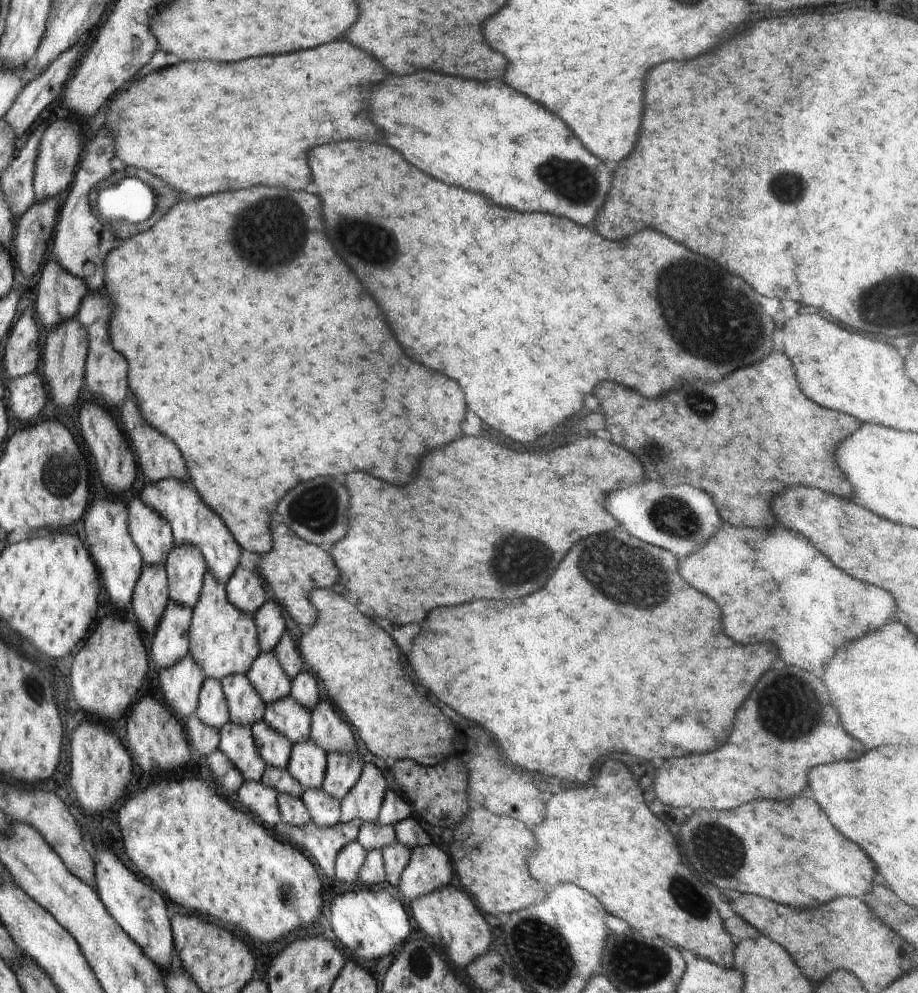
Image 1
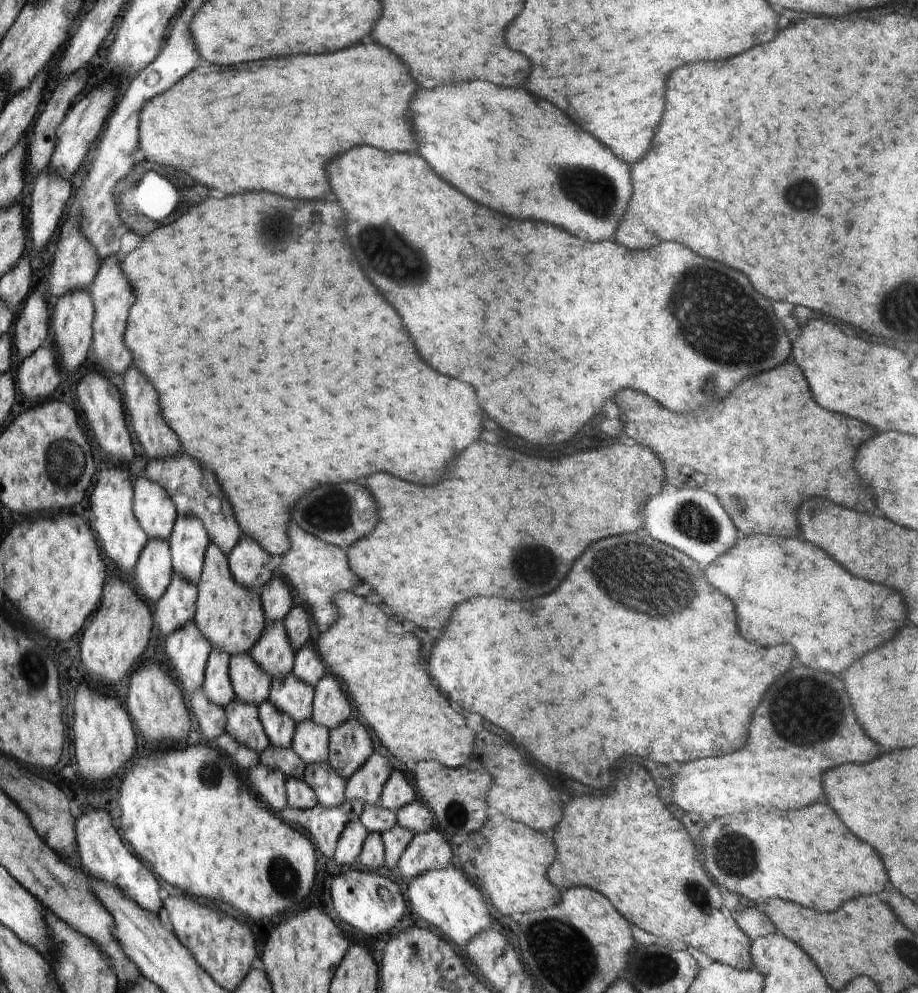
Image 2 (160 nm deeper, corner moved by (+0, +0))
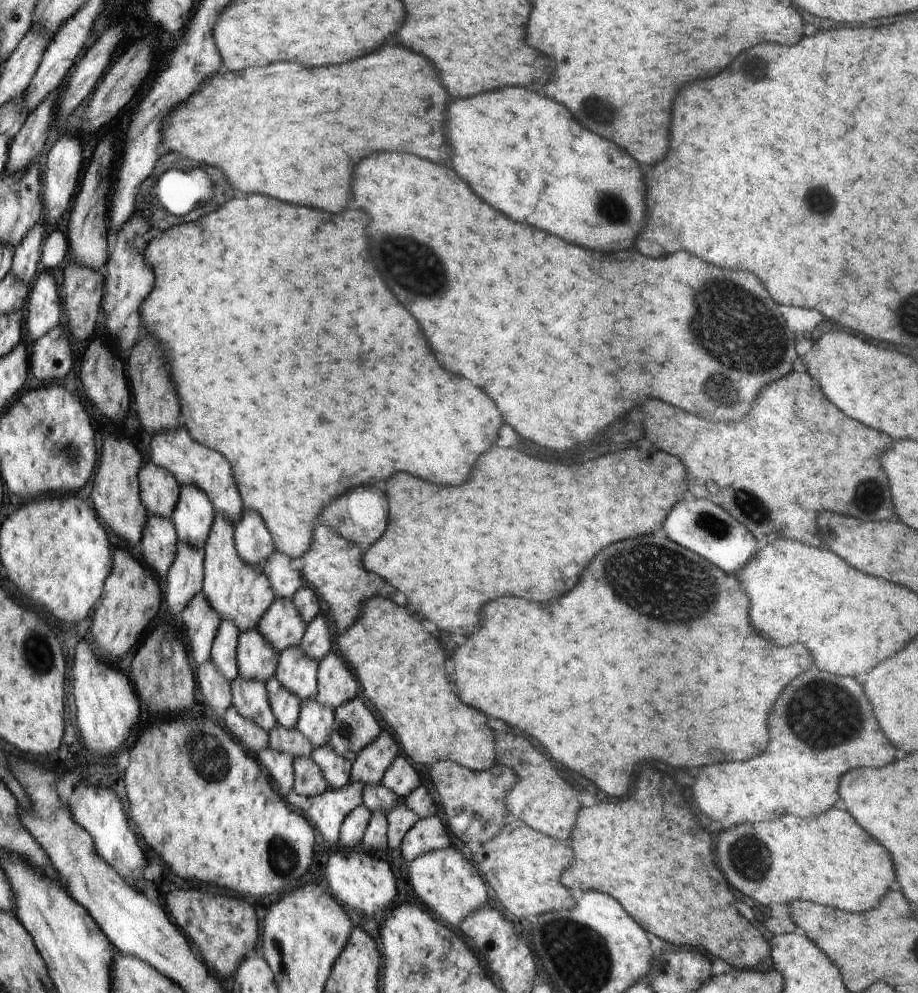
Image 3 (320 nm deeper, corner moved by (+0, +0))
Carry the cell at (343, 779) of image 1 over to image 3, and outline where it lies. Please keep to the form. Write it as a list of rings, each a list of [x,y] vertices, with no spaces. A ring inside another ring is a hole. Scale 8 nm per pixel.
[[[356,696],[335,708],[335,721],[329,744],[337,754],[353,761],[382,730],[374,714]]]

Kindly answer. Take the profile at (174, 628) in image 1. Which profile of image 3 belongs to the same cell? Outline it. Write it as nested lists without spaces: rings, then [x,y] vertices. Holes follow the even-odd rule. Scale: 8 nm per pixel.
[[[178,542],[176,556],[165,576],[165,598],[170,614],[176,618],[186,608],[188,601],[203,590],[204,545],[189,545]]]

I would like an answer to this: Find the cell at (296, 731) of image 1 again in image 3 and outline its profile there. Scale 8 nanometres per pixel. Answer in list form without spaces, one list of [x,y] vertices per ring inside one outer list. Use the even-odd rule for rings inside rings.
[[[298,644],[283,650],[274,676],[293,695],[305,701],[315,698],[317,693],[318,667],[319,662],[308,656]]]

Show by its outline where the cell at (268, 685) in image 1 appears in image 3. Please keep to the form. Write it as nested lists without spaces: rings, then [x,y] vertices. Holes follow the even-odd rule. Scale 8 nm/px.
[[[291,598],[275,599],[257,629],[282,656],[284,649],[296,646],[302,640],[307,622],[302,618]]]

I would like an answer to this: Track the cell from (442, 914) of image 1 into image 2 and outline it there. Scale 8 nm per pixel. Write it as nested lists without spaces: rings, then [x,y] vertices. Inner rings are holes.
[[[452,863],[412,878],[408,886],[408,898],[421,918],[438,928],[444,936],[452,938],[452,942],[456,942],[458,946],[466,946],[476,934],[488,930],[492,924],[483,894],[466,878],[464,872],[456,870]]]

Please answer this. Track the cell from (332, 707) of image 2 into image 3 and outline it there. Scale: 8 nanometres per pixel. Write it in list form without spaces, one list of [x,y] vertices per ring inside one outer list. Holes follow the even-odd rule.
[[[332,650],[319,662],[315,700],[335,710],[356,698],[358,681],[346,660]]]

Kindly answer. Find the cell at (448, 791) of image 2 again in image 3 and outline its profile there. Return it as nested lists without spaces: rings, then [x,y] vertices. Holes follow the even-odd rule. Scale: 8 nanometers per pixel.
[[[440,760],[432,764],[430,778],[438,792],[448,826],[462,842],[483,845],[493,839],[513,817],[505,805],[505,798],[516,784],[517,774],[504,764],[496,764],[485,771],[473,771],[455,762]]]

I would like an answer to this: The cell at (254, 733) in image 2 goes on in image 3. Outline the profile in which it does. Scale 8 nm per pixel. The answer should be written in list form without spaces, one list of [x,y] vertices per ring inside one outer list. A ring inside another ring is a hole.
[[[238,675],[231,682],[233,704],[237,711],[268,732],[277,723],[272,712],[266,683],[257,678]]]

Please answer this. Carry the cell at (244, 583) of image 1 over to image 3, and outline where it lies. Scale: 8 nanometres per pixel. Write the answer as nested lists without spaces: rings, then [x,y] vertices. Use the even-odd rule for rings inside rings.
[[[247,507],[235,524],[235,542],[240,556],[255,567],[260,567],[275,551],[272,535],[261,514]]]

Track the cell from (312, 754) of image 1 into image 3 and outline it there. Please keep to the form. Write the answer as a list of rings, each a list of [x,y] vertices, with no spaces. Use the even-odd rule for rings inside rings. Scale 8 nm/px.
[[[307,698],[301,702],[295,727],[310,739],[314,750],[329,742],[334,721],[335,710],[331,706],[320,704],[315,698]]]

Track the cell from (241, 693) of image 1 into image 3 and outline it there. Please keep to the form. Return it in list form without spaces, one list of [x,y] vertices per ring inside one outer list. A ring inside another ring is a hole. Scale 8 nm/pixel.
[[[256,628],[240,631],[237,648],[239,675],[266,682],[278,668],[280,654]]]

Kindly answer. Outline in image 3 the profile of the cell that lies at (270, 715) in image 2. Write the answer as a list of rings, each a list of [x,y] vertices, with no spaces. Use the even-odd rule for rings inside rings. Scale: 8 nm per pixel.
[[[275,676],[268,678],[265,683],[270,706],[274,716],[276,716],[277,723],[288,728],[295,727],[302,700],[287,690],[283,684],[280,684]]]

